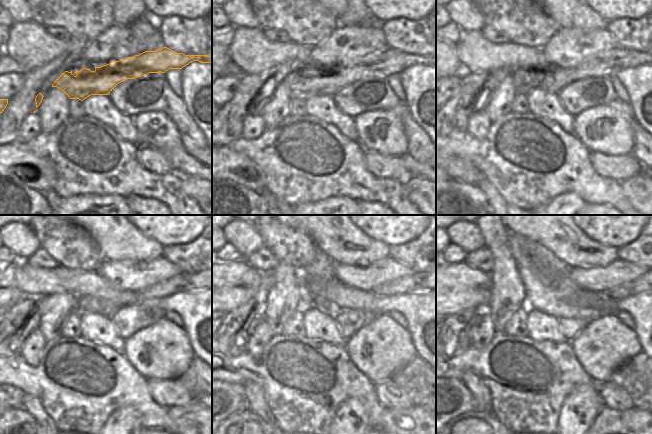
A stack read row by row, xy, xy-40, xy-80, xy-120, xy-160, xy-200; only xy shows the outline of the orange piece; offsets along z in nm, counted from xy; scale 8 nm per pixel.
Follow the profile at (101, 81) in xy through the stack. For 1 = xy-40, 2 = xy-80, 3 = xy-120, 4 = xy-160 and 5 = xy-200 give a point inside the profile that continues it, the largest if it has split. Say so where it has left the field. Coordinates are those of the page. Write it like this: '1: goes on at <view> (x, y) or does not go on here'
1: goes on at xy-40 (303, 84)
2: goes on at xy-80 (606, 63)
3: goes on at xy-120 (184, 282)
4: goes on at xy-160 (415, 282)
5: goes on at xy-200 (639, 285)

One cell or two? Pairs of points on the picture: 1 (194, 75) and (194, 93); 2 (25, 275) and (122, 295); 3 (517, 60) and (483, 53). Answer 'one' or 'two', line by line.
1: one
2: one
3: one

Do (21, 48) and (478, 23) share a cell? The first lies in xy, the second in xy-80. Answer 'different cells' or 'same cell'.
different cells

